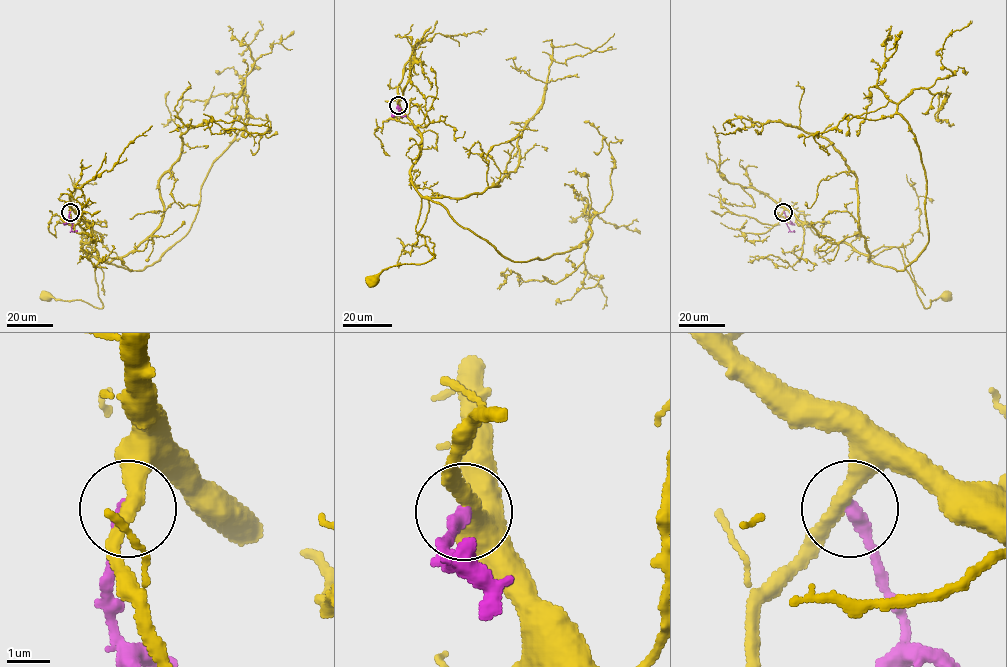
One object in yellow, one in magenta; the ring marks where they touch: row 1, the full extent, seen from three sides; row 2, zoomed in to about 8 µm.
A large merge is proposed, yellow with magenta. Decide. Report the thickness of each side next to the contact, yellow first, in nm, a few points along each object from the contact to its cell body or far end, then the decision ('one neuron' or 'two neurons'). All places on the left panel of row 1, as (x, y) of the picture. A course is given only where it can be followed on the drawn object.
360/360 nm | yellow via (70, 211), (90, 225), (91, 240), (82, 248), (90, 255), (91, 248), (86, 251), (102, 306), (45, 296) | magenta via (70, 212), (72, 231), (77, 230) | two neurons

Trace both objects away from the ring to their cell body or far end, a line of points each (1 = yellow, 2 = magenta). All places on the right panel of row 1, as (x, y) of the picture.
1: (784, 211), (827, 240), (847, 243), (864, 254), (896, 247), (925, 308), (930, 300), (947, 296)
2: (784, 212), (786, 225), (790, 231), (794, 230)

